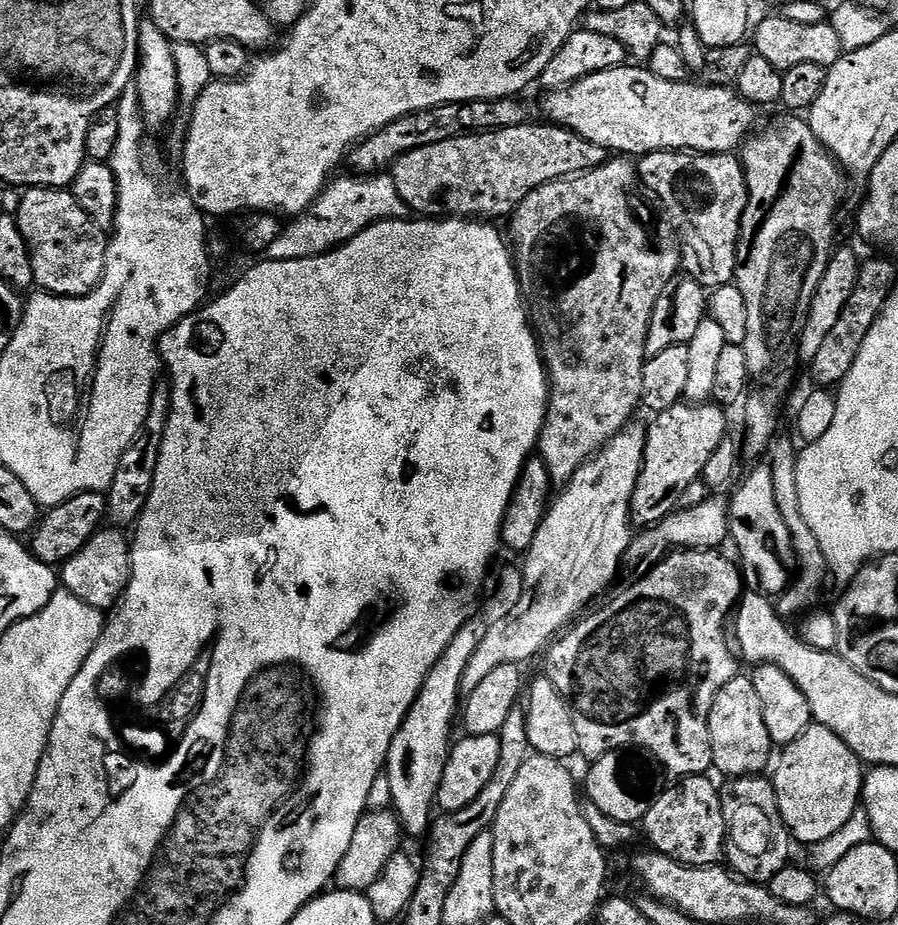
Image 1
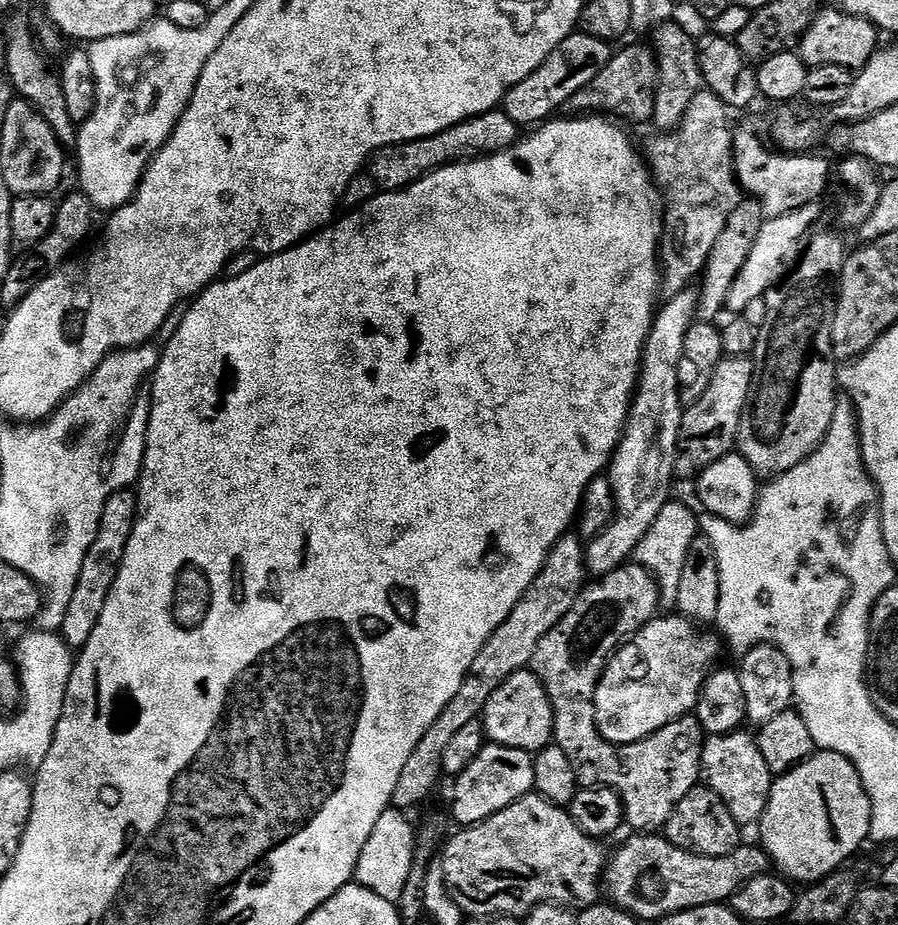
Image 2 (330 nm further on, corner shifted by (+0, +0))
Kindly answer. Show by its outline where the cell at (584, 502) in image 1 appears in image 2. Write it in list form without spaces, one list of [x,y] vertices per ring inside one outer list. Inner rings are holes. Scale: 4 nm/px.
[[[685,290],[676,296],[668,296],[665,301],[665,304],[663,301],[659,305],[652,329],[648,331],[640,357],[638,387],[628,409],[628,420],[606,469],[616,499],[612,522],[586,544],[586,568],[596,578],[621,567],[635,553],[638,542],[646,530],[650,530],[662,506],[670,500],[668,487],[674,481],[676,443],[682,415],[675,365],[684,356],[682,342],[686,340],[686,330],[690,330],[697,319],[698,296],[695,291]]]

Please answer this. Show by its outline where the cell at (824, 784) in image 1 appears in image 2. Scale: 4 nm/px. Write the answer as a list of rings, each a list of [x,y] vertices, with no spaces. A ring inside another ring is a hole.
[[[817,751],[788,772],[777,775],[766,802],[766,810],[758,821],[760,840],[775,871],[789,882],[811,886],[825,880],[831,872],[839,872],[844,864],[869,839],[872,807],[860,781],[858,770],[842,754]]]

